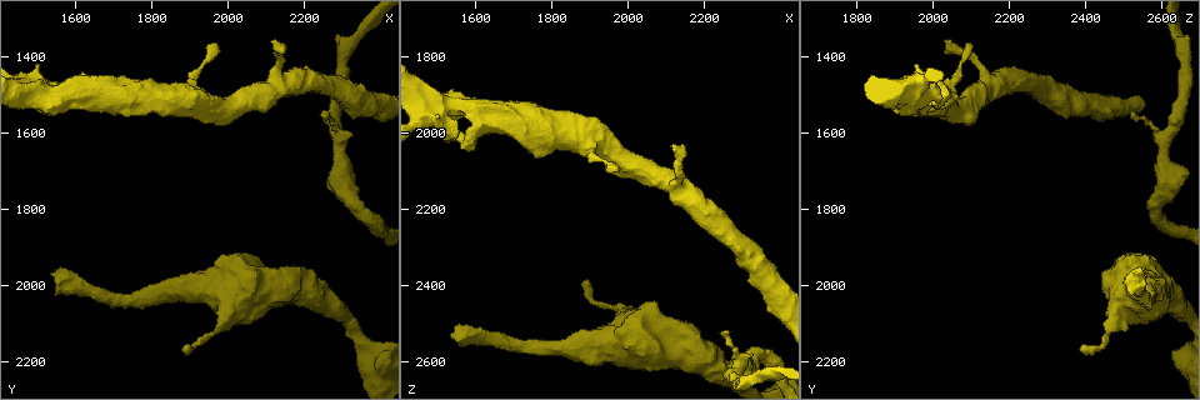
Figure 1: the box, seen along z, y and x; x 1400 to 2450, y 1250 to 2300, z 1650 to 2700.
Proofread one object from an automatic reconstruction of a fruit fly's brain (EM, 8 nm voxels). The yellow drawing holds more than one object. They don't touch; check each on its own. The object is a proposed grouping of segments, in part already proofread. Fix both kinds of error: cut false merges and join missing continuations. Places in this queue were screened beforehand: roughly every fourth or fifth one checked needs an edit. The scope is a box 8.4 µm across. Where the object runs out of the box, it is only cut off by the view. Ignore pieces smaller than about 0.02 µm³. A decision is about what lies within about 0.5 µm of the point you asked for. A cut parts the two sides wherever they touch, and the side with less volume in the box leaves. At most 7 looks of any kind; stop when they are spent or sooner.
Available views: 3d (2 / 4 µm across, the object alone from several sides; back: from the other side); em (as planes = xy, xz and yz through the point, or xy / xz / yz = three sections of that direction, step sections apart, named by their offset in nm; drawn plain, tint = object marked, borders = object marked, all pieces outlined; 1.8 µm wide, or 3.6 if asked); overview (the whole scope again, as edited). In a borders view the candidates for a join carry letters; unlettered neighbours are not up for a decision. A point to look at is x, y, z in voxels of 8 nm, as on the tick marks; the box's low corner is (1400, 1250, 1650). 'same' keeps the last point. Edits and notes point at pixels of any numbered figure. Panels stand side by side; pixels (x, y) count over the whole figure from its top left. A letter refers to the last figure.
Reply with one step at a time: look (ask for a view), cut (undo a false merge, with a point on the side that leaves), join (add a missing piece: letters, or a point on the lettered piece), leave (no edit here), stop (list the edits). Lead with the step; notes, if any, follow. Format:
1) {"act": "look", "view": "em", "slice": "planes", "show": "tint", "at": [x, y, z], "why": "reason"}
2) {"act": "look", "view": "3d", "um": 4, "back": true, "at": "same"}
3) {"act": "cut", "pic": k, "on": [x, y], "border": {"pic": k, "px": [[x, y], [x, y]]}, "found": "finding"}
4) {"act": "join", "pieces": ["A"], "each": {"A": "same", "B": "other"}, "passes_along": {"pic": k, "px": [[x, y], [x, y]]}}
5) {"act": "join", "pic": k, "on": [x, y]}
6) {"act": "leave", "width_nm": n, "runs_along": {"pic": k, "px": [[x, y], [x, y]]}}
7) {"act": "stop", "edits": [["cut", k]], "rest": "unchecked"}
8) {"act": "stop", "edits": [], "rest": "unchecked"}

{"act": "look", "view": "em", "slice": "planes", "show": "borders", "at": [2245, 1545, 2515], "why": "free end"}

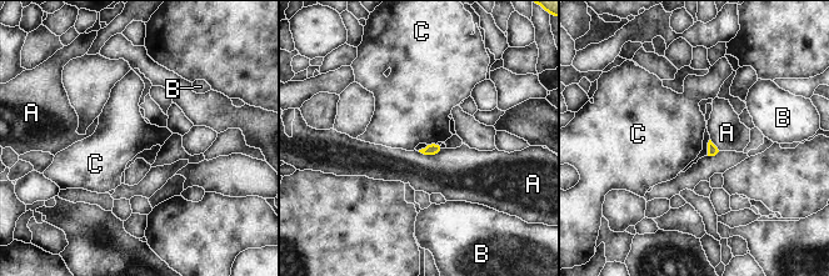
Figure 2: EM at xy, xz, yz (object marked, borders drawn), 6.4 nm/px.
{"act": "leave", "each": {"A": "other", "B": "other", "C": "other"}, "border": {"pic": 2, "px": [[437, 142], [427, 145]]}, "found": "no lettered piece goes on from it"}

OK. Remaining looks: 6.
{"act": "look", "view": "em", "um": 3.6, "slice": "planes", "show": "borders", "at": [1540, 1975, 2530], "why": "an open end"}

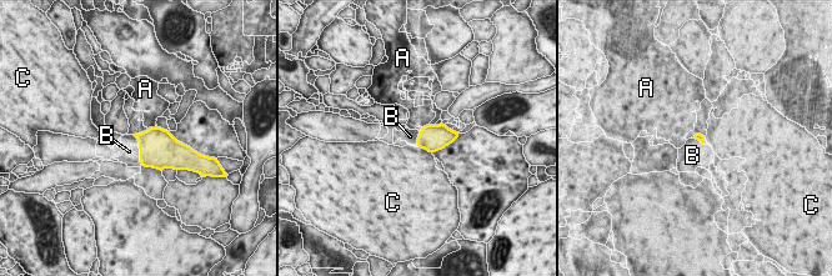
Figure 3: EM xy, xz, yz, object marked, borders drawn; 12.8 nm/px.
{"act": "join", "pieces": ["B"], "each": {"A": "other", "B": "same", "C": "other"}, "passes_along": {"pic": 3, "px": [[158, 146], [139, 144], [129, 151]]}, "found": "the neuron continues"}

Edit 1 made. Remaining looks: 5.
{"act": "look", "view": "overview"}

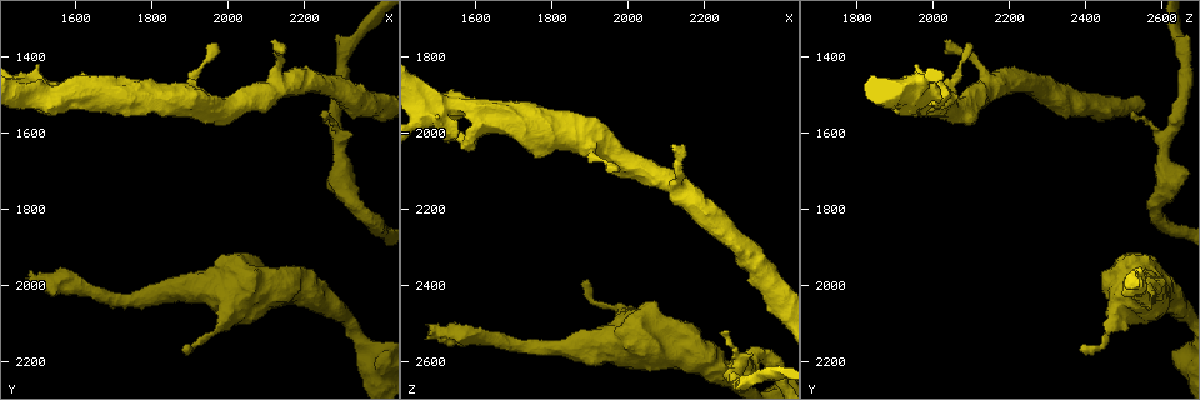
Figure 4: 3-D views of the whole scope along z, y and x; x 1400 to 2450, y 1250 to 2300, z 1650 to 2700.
{"act": "look", "view": "3d", "um": 4, "at": [1890, 2170, 2385], "why": "thin end"}

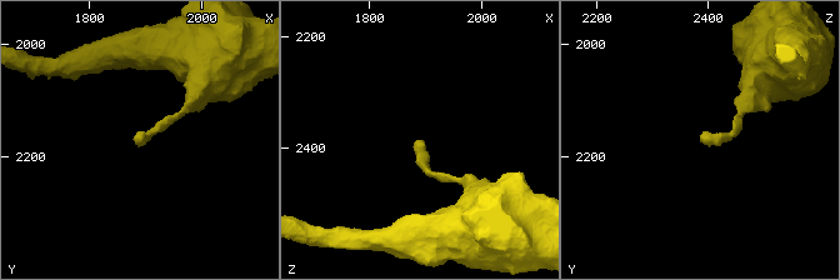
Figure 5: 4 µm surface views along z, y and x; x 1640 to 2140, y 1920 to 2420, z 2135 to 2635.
{"act": "look", "view": "em", "slice": "planes", "show": "borders", "at": [1895, 2170, 2380], "why": "now the EM"}

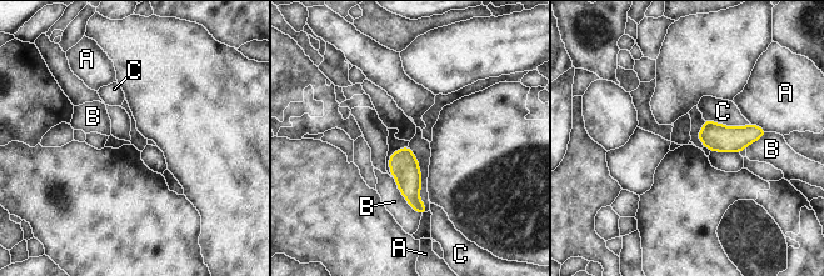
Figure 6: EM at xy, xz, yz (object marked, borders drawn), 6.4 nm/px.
{"act": "leave", "each": {"A": "other", "B": "other", "C": "other"}, "border": {"pic": 6, "px": [[393, 177], [404, 199], [422, 215]]}, "found": "no lettered piece goes on from it"}

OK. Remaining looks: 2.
{"act": "stop", "edits": [["join", 3]], "rest": "unchecked"}

